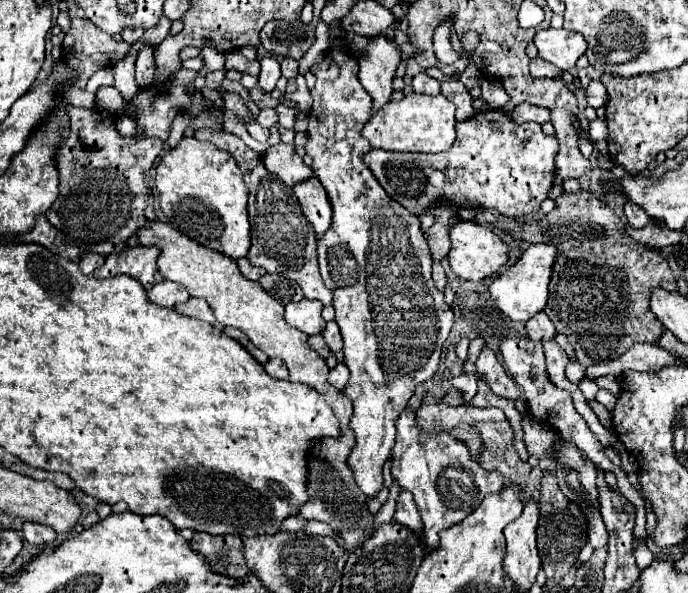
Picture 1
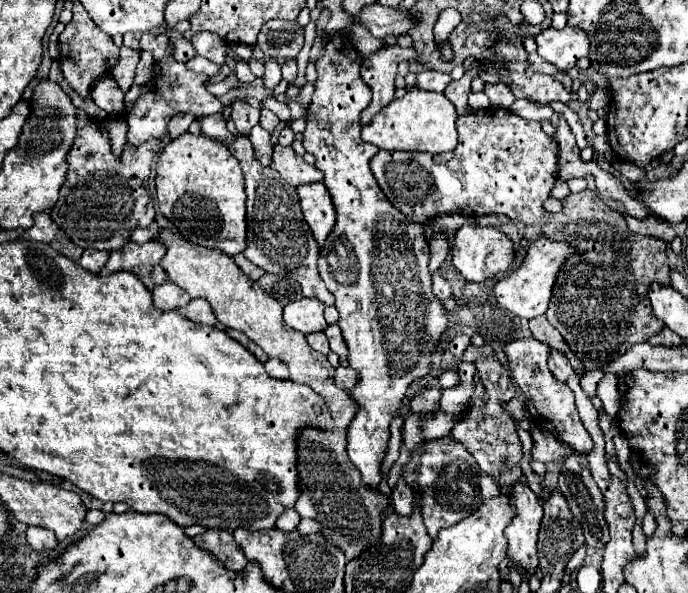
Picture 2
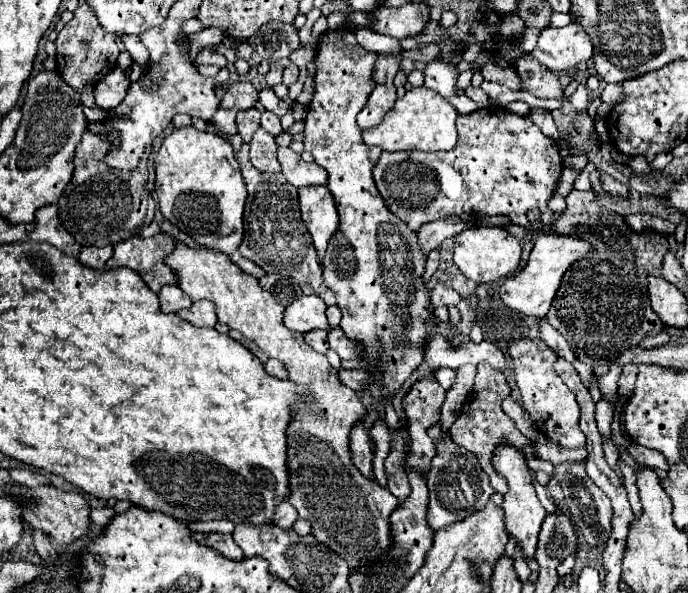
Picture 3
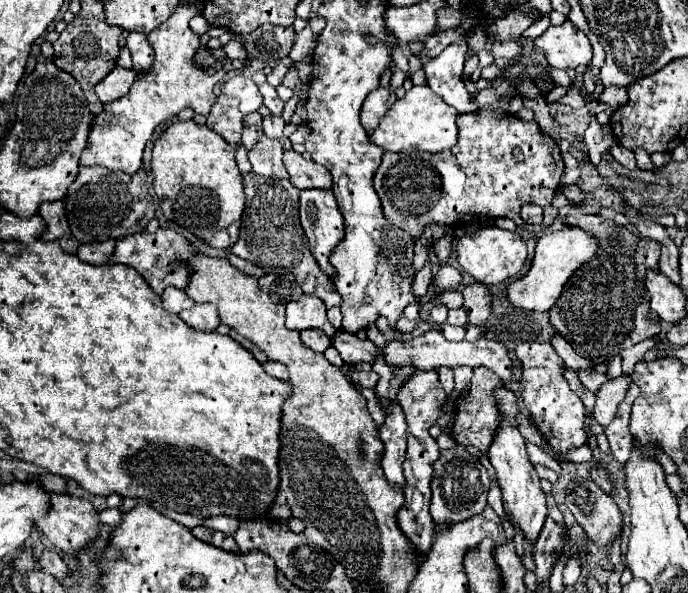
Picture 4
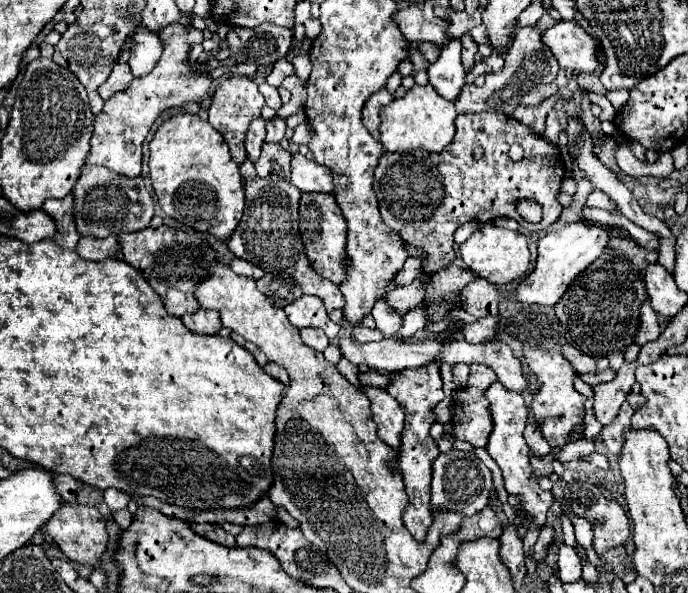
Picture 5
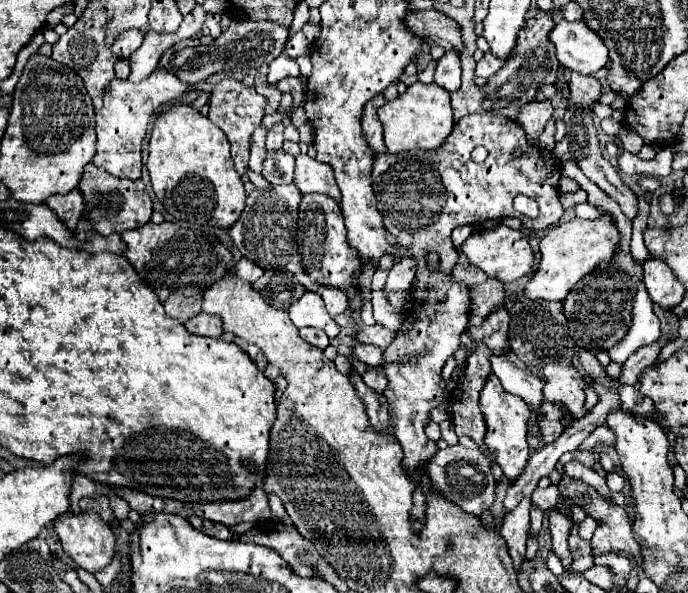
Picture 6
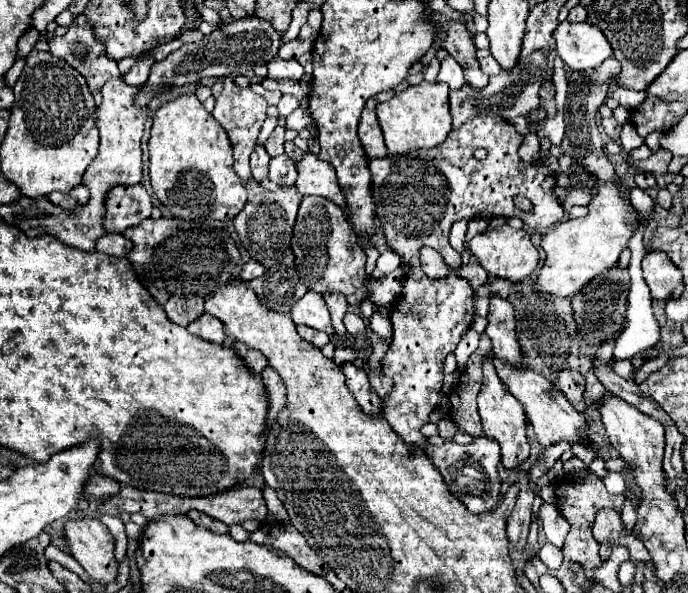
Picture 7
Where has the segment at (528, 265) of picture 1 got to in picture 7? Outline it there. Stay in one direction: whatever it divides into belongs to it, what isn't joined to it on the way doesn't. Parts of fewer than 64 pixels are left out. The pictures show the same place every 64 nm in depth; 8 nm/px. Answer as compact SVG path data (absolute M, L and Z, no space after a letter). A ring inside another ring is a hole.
M612 182L602 184L598 188L598 196L590 202L590 214L586 218L560 222L542 238L540 246L546 252L546 260L534 282L534 292L566 298L578 292L596 274L610 270L618 262L620 252L628 246L628 240L636 228L636 220L638 216L630 200L622 198L620 190L614 188Z

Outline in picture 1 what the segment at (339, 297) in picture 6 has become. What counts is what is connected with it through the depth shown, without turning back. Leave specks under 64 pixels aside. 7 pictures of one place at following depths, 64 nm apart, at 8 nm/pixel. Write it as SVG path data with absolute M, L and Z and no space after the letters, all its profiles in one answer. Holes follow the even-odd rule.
M200 128L194 132L196 140L212 142L220 150L226 150L234 156L238 162L244 182L250 188L250 200L248 200L248 214L252 224L252 248L248 252L248 260L256 266L266 268L266 272L282 274L288 280L298 282L298 286L304 290L304 298L320 300L324 306L332 304L332 292L322 284L322 276L318 272L318 260L316 260L316 234L312 230L312 224L304 218L302 208L292 192L290 186L286 186L278 176L270 174L260 156L250 150L238 136L226 132L226 130L214 130L214 128Z

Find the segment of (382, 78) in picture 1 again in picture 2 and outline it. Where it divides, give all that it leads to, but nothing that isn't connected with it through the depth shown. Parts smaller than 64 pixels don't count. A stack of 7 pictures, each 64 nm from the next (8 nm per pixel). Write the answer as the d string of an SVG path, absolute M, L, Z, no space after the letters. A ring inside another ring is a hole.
M384 44L378 52L364 58L360 76L372 90L372 102L362 112L362 124L368 124L384 106L394 100L394 78L396 68L402 60L412 60L416 56L414 48L400 48L396 44Z

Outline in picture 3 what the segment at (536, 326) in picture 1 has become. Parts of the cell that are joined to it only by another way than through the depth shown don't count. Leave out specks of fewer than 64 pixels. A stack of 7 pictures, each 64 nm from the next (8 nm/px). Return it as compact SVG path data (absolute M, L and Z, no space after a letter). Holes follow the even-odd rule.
M544 318L538 320L538 326L540 326L540 338L542 338L544 344L548 344L548 346L550 346L558 356L562 356L564 360L568 360L568 362L574 362L574 360L576 360L574 352L570 350L568 342L564 340L564 336L562 336L558 330L554 330Z

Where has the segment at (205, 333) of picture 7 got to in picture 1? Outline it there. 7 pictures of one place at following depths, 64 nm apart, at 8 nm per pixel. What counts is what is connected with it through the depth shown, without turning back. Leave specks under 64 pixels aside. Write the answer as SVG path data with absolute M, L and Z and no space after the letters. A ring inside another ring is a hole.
M190 298L188 302L184 304L176 304L174 306L178 312L182 312L184 316L192 316L192 318L198 318L198 320L204 320L208 324L214 324L214 314L210 310L210 306L202 300L202 298Z

